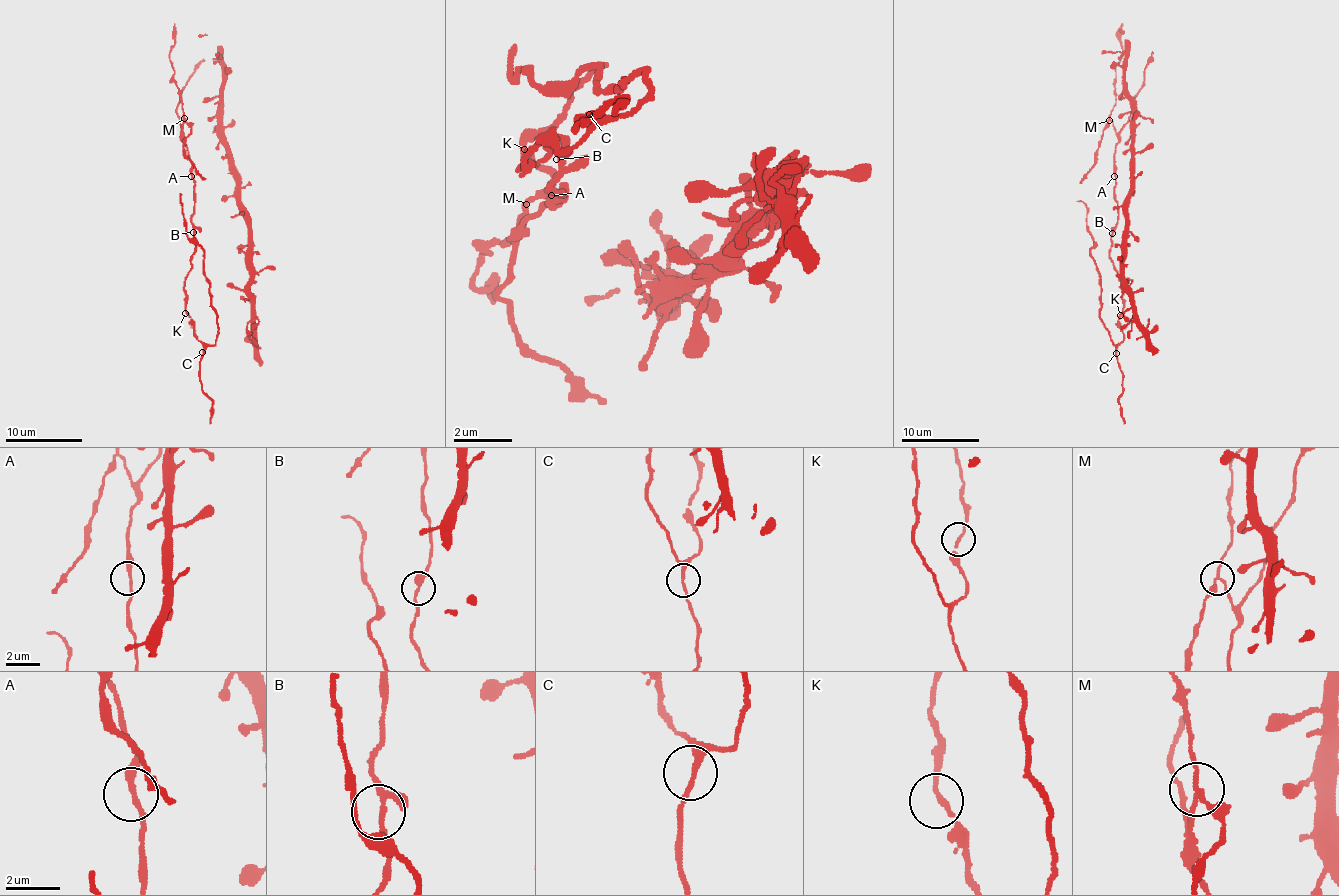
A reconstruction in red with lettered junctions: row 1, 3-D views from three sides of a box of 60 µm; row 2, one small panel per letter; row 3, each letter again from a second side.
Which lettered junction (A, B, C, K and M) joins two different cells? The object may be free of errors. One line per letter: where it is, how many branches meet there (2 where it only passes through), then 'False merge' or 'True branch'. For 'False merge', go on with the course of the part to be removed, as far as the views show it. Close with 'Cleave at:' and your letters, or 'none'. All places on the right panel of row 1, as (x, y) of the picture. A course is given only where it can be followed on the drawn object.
A: Place: (1114, 176). Branches: 2. True branch
B: Place: (1112, 233). Branches: 3. True branch
C: Place: (1116, 353). Branches: 3. True branch
K: Place: (1120, 315). Branches: 2. True branch
M: Place: (1109, 120). Branches: 3. False merge. Course of the part to remove: (1108, 120), (1097, 148), (1097, 158), (1079, 182)
Cleave at: M

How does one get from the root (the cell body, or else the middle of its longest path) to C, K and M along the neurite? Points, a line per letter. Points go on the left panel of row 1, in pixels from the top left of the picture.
C: (191, 176), (195, 183), (195, 214), (191, 218), (195, 253), (183, 292), (185, 311), (202, 352)
K: (191, 176), (195, 183), (195, 214), (191, 218), (195, 253), (183, 286), (185, 313)
M: (191, 176), (193, 162), (183, 142), (183, 118)

